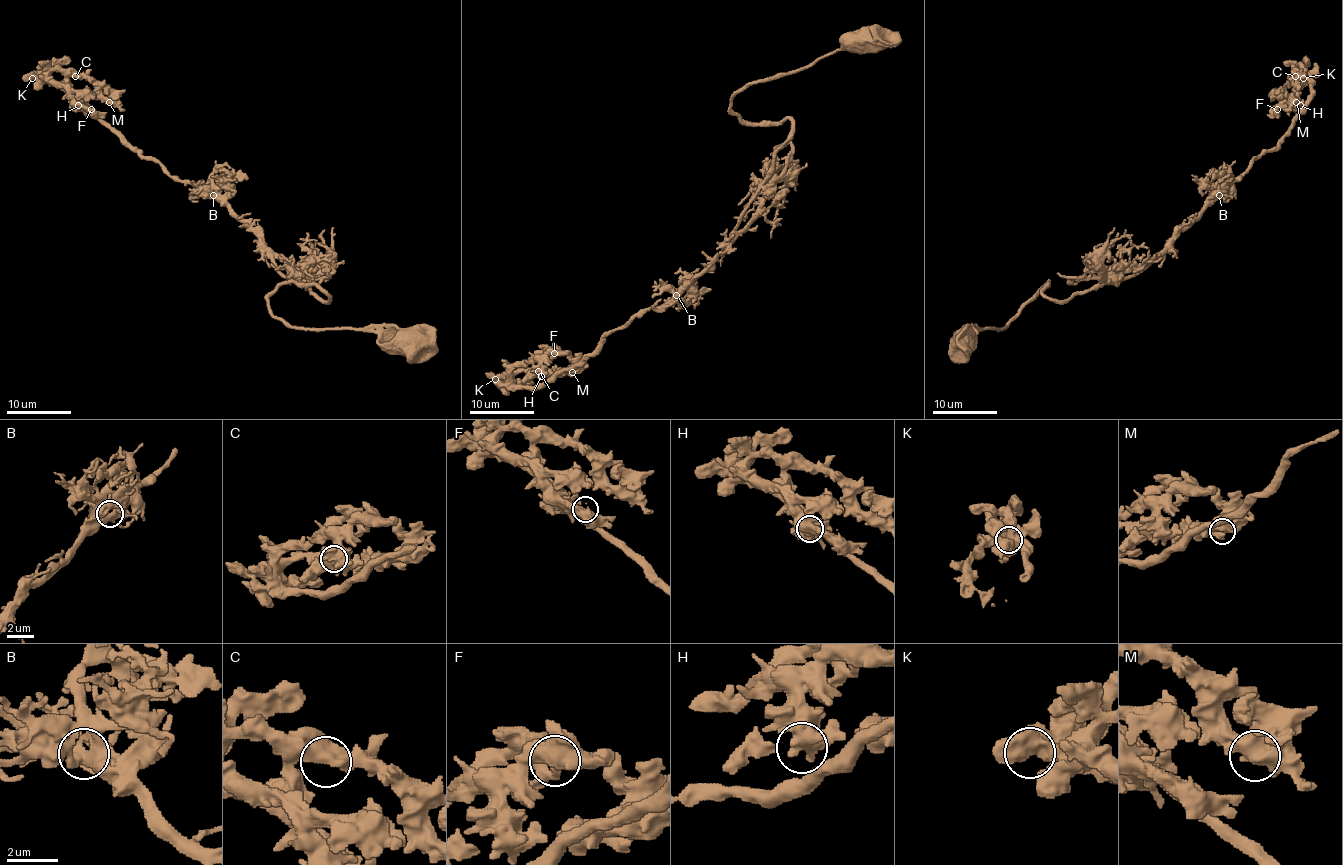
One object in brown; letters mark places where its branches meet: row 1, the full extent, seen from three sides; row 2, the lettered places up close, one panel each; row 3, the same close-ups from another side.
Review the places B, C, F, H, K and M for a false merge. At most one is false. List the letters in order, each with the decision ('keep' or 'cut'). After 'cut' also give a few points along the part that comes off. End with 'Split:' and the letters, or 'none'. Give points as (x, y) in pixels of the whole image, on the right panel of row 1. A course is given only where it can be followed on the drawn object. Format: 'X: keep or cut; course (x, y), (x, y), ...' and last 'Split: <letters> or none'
B: keep
C: keep
F: keep
H: keep
K: keep
M: keep
Split: none

